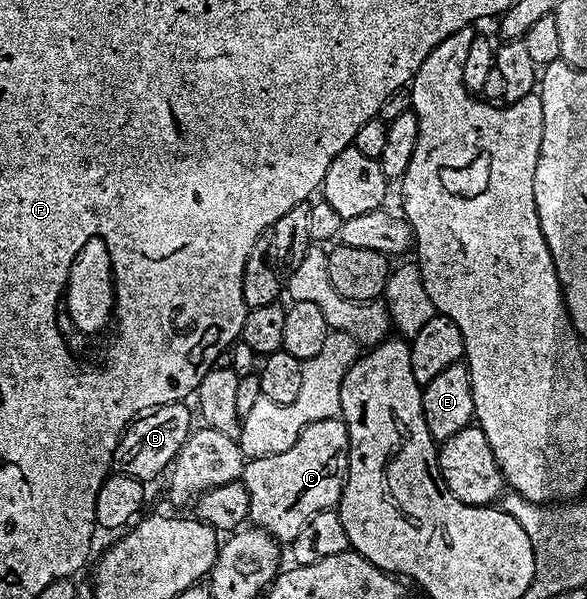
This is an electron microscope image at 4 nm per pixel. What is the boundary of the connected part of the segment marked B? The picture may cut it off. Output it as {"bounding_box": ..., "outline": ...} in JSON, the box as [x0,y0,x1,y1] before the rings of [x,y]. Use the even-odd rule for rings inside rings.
{"bounding_box":[112,401,192,484],"outline":[[[185,401],[169,402],[163,406],[157,406],[154,410],[139,414],[126,427],[122,439],[118,442],[112,463],[113,469],[117,473],[138,478],[144,484],[149,483],[149,478],[156,477],[162,469],[163,473],[173,463],[174,457],[192,433],[190,410],[186,405]]]}

